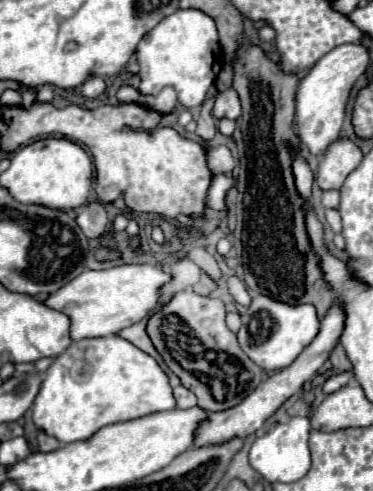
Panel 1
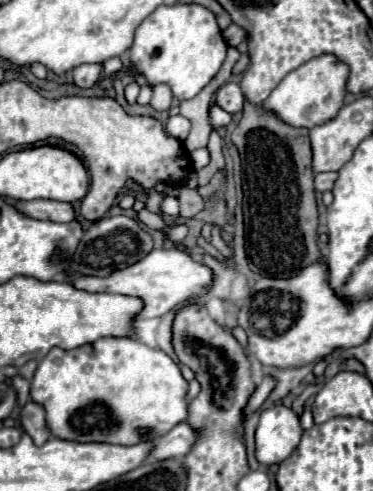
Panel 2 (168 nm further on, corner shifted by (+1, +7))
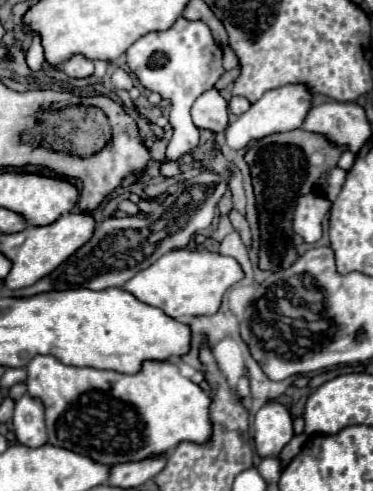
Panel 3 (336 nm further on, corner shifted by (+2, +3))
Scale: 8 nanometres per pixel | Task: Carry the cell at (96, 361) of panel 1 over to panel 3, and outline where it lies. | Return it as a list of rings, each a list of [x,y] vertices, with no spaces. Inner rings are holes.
[[[38,354],[28,362],[26,372],[28,372],[28,380],[26,380],[28,394],[34,398],[40,398],[46,408],[48,442],[52,446],[60,446],[76,454],[88,456],[94,462],[108,464],[108,466],[138,462],[138,460],[168,454],[180,442],[206,444],[212,436],[212,424],[210,424],[212,396],[192,380],[184,378],[178,366],[172,362],[144,362],[138,374],[128,376],[114,370],[66,366],[54,356]]]

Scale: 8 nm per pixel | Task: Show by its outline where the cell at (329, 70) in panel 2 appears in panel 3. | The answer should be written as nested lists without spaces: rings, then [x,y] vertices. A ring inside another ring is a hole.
[[[282,86],[282,88],[266,92],[258,102],[254,102],[250,106],[248,112],[238,116],[238,120],[234,120],[224,130],[226,144],[232,150],[246,150],[248,144],[254,140],[262,140],[262,138],[276,134],[276,132],[288,132],[288,130],[300,128],[310,106],[312,106],[310,100],[312,100],[312,94],[306,90],[306,86]]]

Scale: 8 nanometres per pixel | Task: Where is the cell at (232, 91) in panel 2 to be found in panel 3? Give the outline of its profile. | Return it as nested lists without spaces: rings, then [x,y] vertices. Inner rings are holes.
[[[232,96],[230,102],[228,102],[228,106],[230,106],[230,112],[232,114],[240,116],[240,114],[244,114],[250,108],[250,102],[244,96]]]

